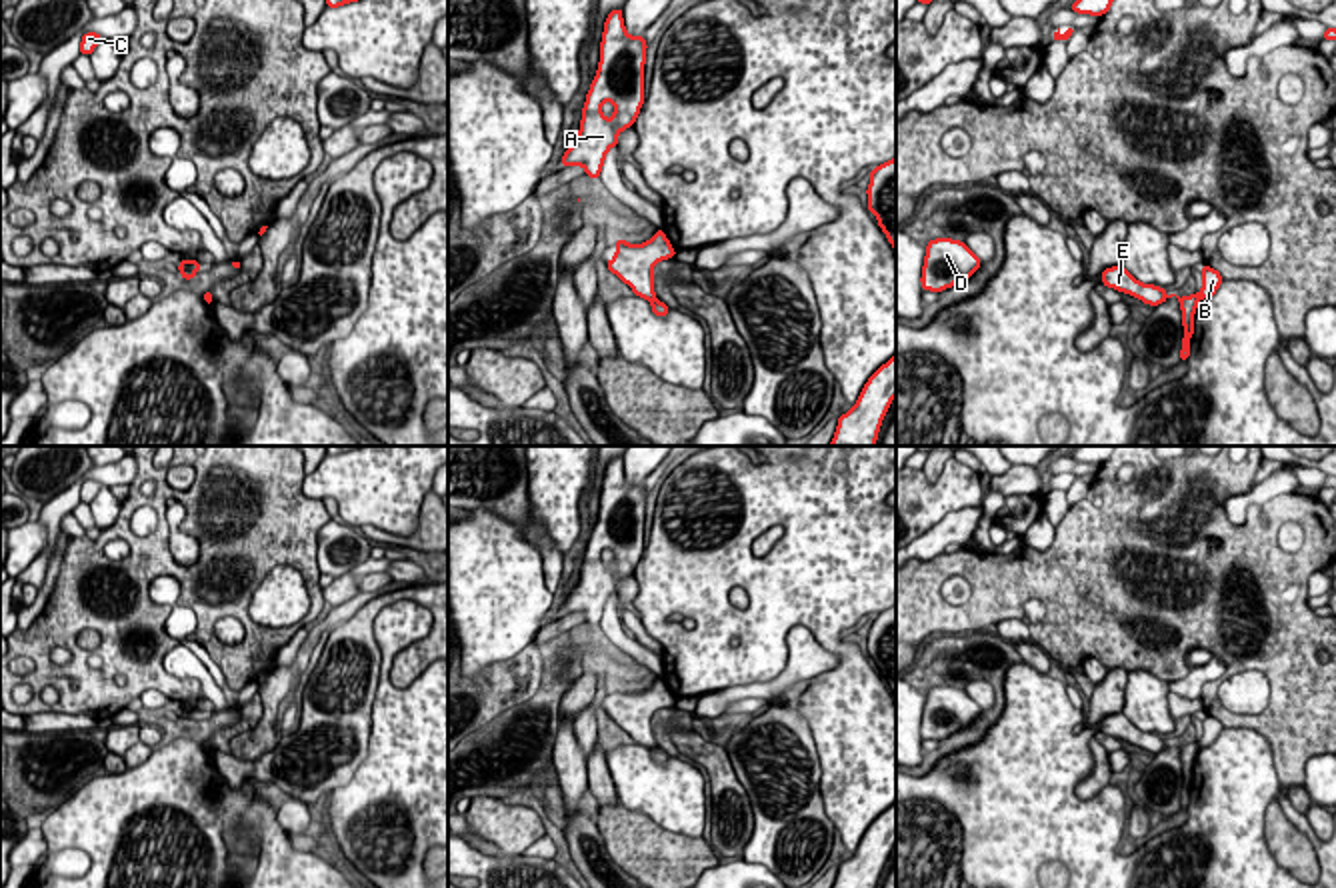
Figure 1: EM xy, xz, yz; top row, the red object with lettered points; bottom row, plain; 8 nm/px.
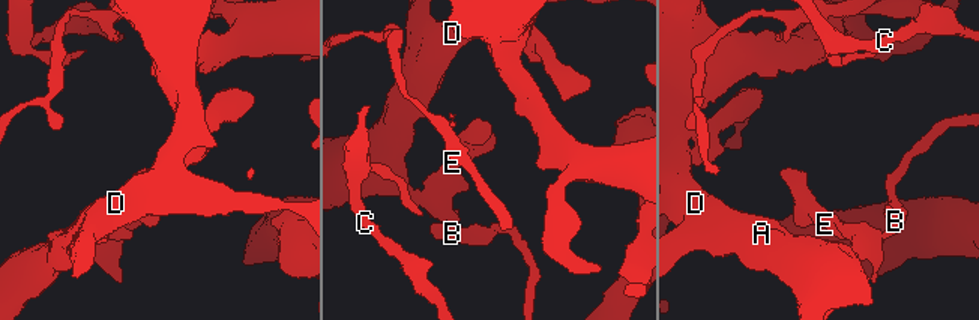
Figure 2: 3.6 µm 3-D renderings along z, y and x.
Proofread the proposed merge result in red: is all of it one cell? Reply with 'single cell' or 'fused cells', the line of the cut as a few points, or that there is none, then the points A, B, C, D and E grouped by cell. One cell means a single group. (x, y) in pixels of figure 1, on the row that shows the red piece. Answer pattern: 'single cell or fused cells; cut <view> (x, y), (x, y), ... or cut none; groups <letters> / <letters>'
fused cells; cut yz (1196, 294), (1200, 298); groups A D E / B C

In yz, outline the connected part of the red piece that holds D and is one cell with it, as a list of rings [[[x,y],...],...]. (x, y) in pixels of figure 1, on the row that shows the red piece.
[[[936,238],[926,244],[922,266],[922,290],[942,292],[970,278],[982,260],[966,246],[952,238]]]

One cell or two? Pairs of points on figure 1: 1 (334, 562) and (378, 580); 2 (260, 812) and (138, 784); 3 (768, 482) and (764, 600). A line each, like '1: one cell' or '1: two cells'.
1: two cells
2: one cell
3: one cell

